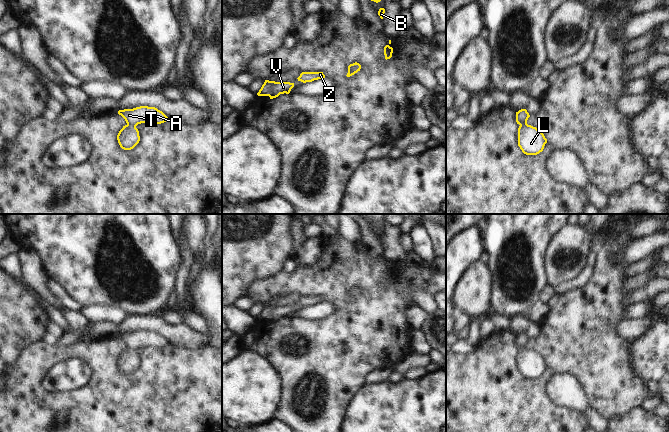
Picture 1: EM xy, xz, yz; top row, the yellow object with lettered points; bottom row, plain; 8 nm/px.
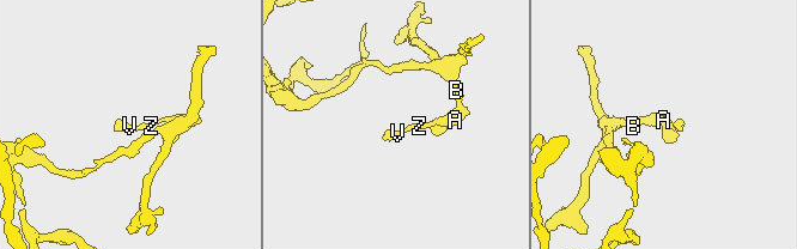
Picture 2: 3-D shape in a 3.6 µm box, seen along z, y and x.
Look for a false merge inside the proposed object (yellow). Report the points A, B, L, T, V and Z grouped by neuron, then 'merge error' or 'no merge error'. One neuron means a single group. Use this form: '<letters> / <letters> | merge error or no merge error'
A B L T V Z | no merge error

